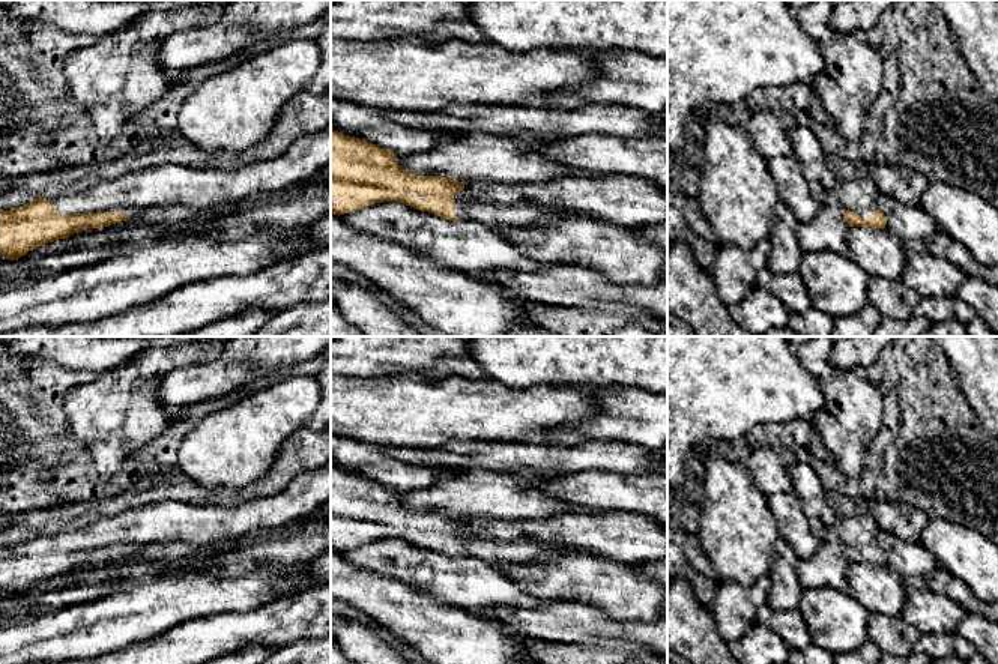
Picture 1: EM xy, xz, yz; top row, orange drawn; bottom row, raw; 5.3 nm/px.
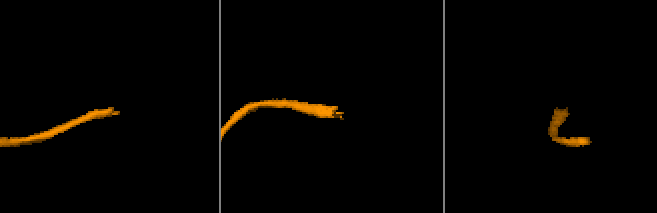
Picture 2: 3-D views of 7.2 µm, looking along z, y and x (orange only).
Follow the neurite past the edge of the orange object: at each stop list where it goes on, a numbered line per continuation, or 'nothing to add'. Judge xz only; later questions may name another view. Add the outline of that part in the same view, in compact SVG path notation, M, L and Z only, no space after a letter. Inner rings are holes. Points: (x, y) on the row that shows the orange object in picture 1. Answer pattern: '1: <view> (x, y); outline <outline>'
1: xz (522, 214); outline M454 195L454 215L458 219L472 219L487 225L555 225L574 216L558 210L540 209L537 204L511 204L496 206L490 203L478 203L473 200L461 200Z

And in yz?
1: yz (860, 196); outline M863 173L855 180L837 182L830 192L830 201L842 210L854 212L867 219L878 209L879 194L875 182Z

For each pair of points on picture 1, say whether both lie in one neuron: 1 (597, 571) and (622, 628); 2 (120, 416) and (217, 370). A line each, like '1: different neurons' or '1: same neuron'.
1: different neurons
2: different neurons

